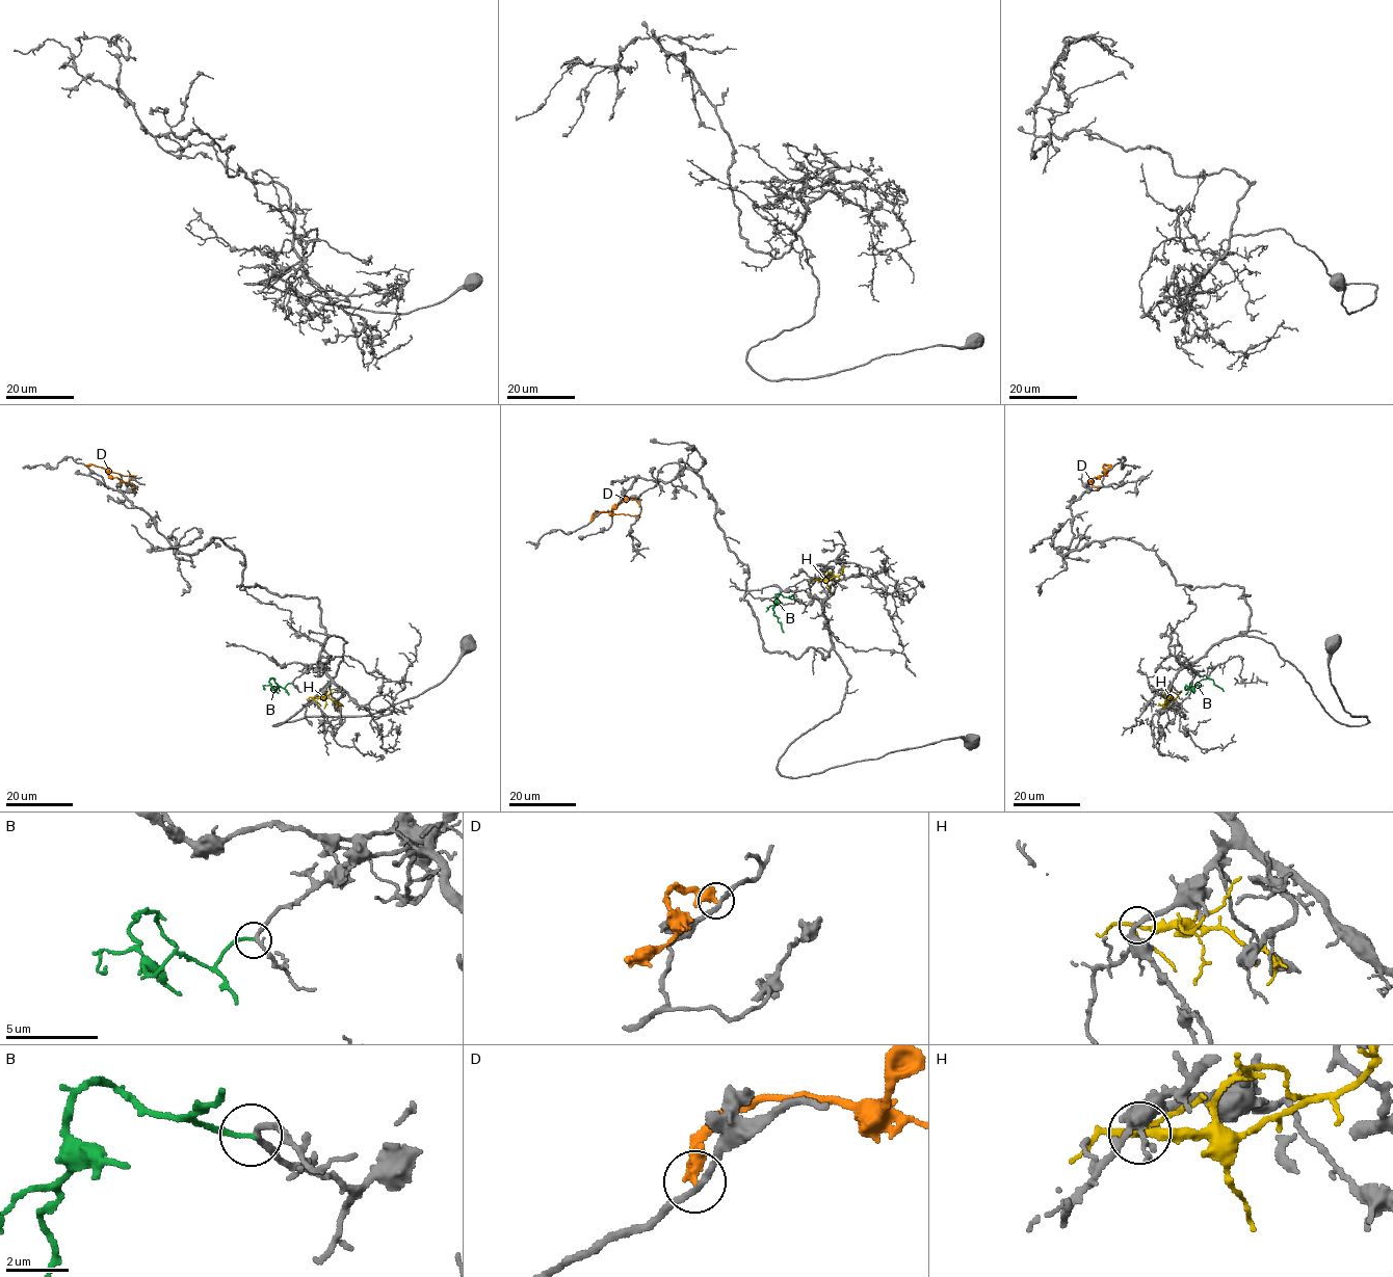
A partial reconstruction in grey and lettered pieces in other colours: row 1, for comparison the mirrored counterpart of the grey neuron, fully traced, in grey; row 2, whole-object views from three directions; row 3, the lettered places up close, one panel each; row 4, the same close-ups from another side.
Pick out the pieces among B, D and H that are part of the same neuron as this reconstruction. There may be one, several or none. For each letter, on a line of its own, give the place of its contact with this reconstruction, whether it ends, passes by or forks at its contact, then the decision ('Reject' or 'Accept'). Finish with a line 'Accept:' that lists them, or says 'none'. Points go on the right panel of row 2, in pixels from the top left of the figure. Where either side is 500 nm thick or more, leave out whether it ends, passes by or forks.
B: Touches grey at (1190, 683). It ends there. Accept
D: Touches grey at (1111, 467). It passes by. Reject
H: Touches grey at (1171, 697). It forks there. Reject
Accept: B

